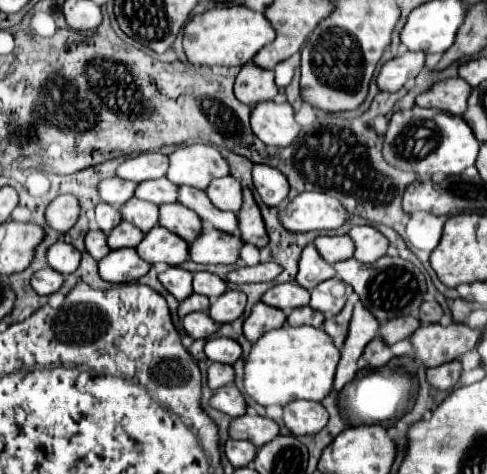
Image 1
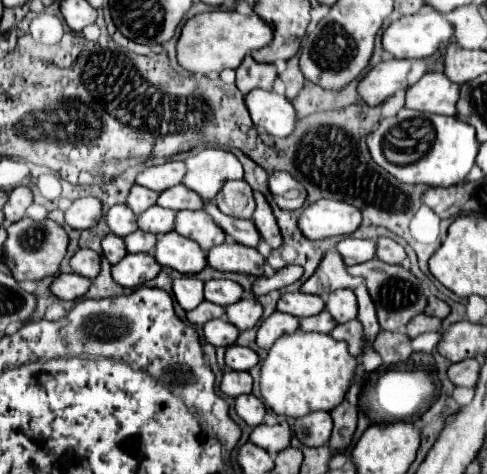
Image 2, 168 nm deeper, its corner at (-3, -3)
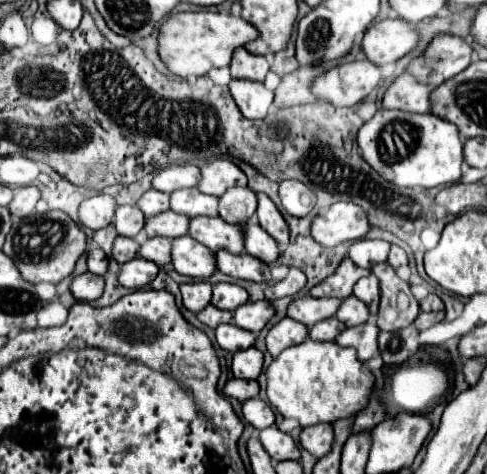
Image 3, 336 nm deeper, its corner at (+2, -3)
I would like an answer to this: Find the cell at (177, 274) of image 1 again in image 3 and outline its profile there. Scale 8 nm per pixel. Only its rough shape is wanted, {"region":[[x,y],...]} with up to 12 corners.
{"region":[[211,282],[179,286],[183,306],[203,310],[211,300]]}

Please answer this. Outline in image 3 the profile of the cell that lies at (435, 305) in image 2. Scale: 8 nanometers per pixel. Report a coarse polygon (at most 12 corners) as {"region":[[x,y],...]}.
{"region":[[429,294],[419,304],[423,312],[443,310],[437,294]]}

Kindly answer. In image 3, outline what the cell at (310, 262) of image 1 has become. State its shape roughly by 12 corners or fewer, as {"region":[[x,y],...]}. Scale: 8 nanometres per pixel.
{"region":[[343,258],[335,272],[309,294],[313,298],[347,298],[369,270],[355,268]]}

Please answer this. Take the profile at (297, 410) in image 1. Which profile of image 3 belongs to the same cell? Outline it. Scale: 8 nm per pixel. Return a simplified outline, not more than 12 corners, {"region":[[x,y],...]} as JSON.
{"region":[[327,422],[307,426],[301,446],[315,458],[329,452],[333,428]]}

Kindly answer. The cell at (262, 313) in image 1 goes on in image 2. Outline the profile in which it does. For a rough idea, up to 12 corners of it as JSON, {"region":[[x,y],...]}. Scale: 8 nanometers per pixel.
{"region":[[274,312],[258,328],[262,350],[300,328],[300,320]]}

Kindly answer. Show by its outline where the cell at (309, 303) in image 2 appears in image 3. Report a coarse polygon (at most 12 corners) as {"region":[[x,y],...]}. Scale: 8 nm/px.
{"region":[[295,298],[287,316],[311,328],[333,316],[341,300]]}

